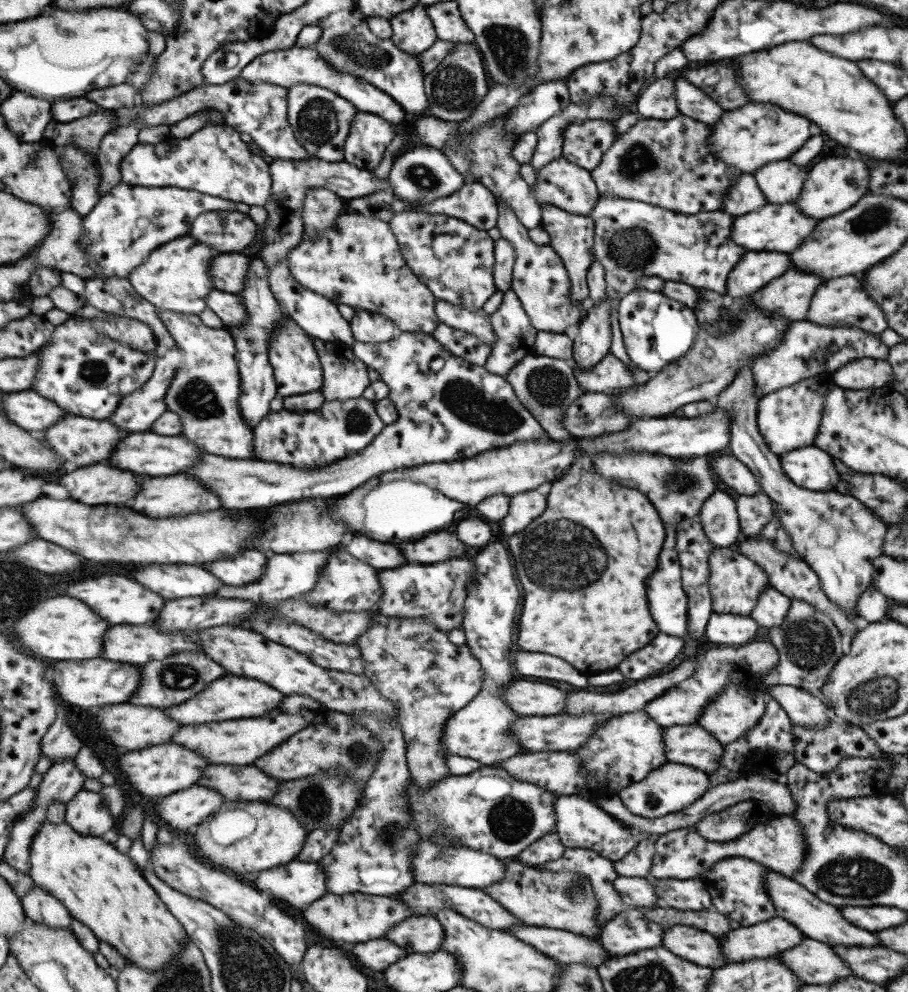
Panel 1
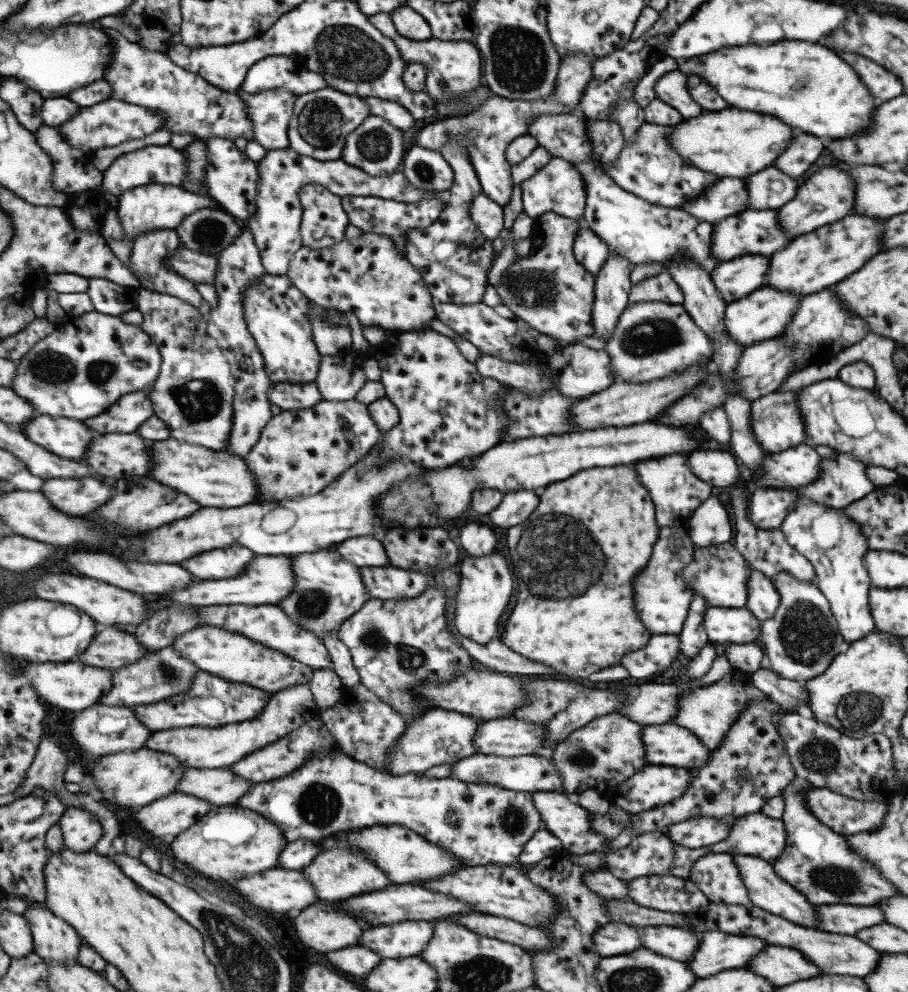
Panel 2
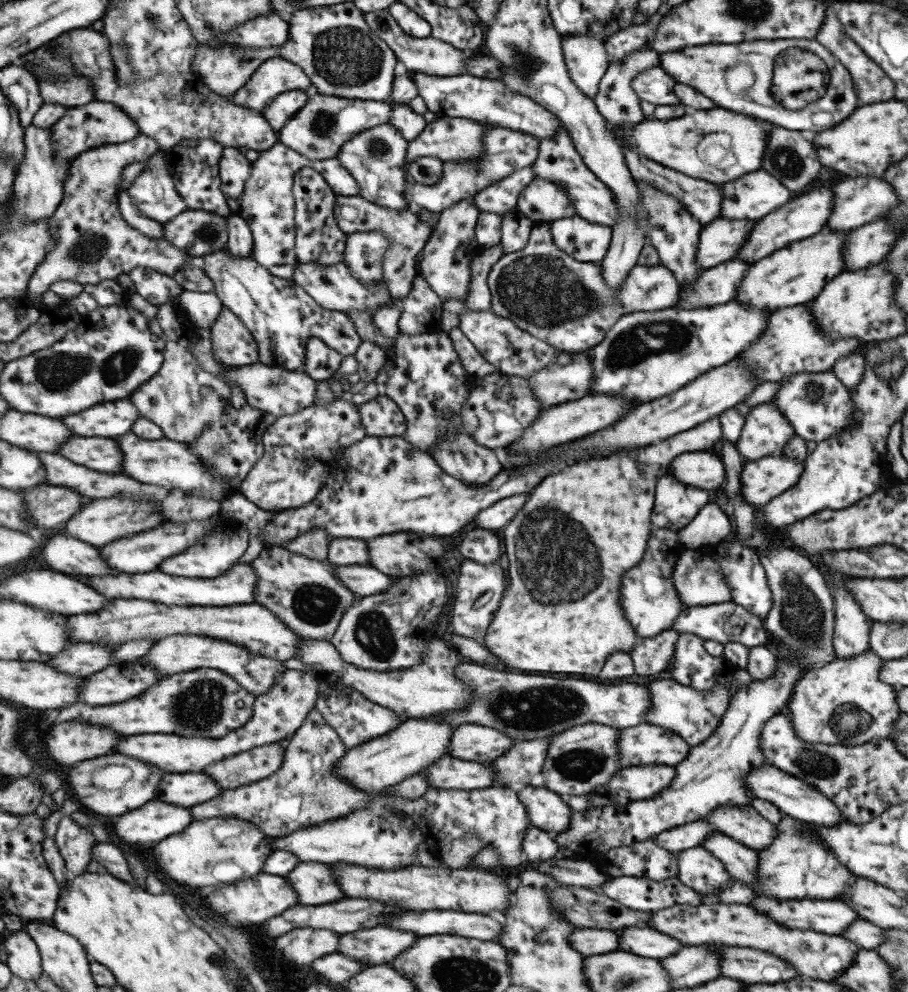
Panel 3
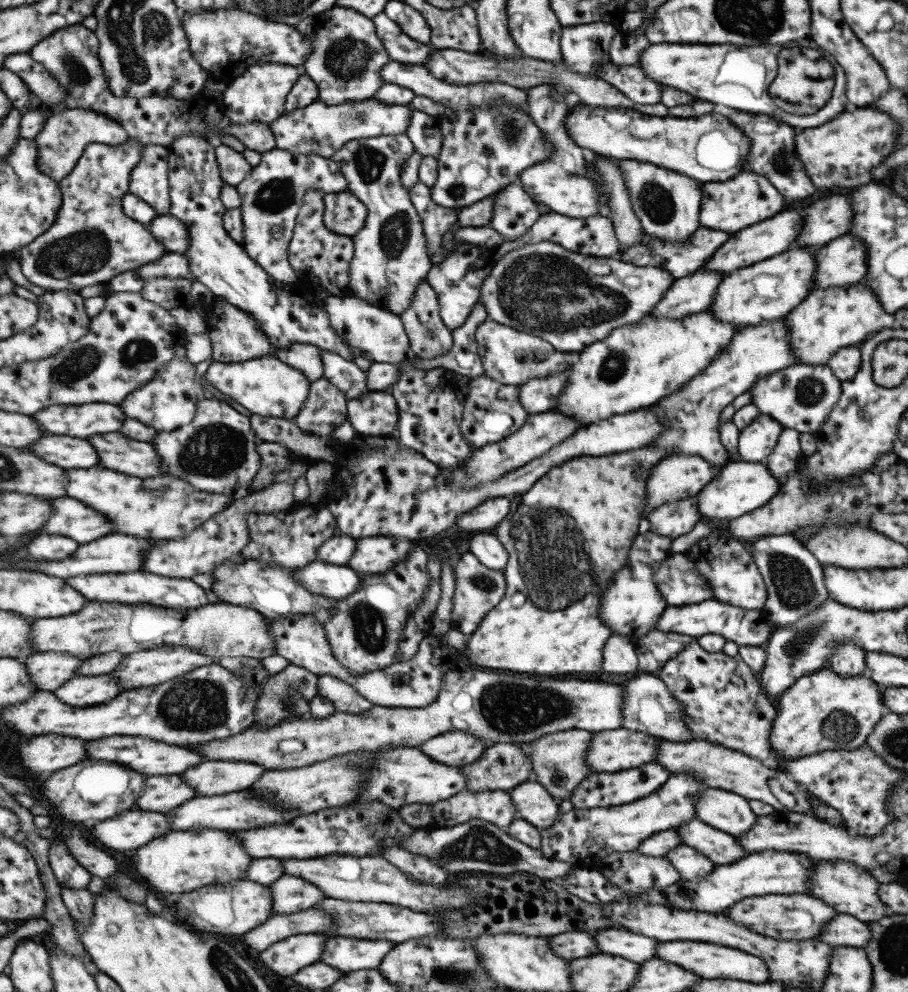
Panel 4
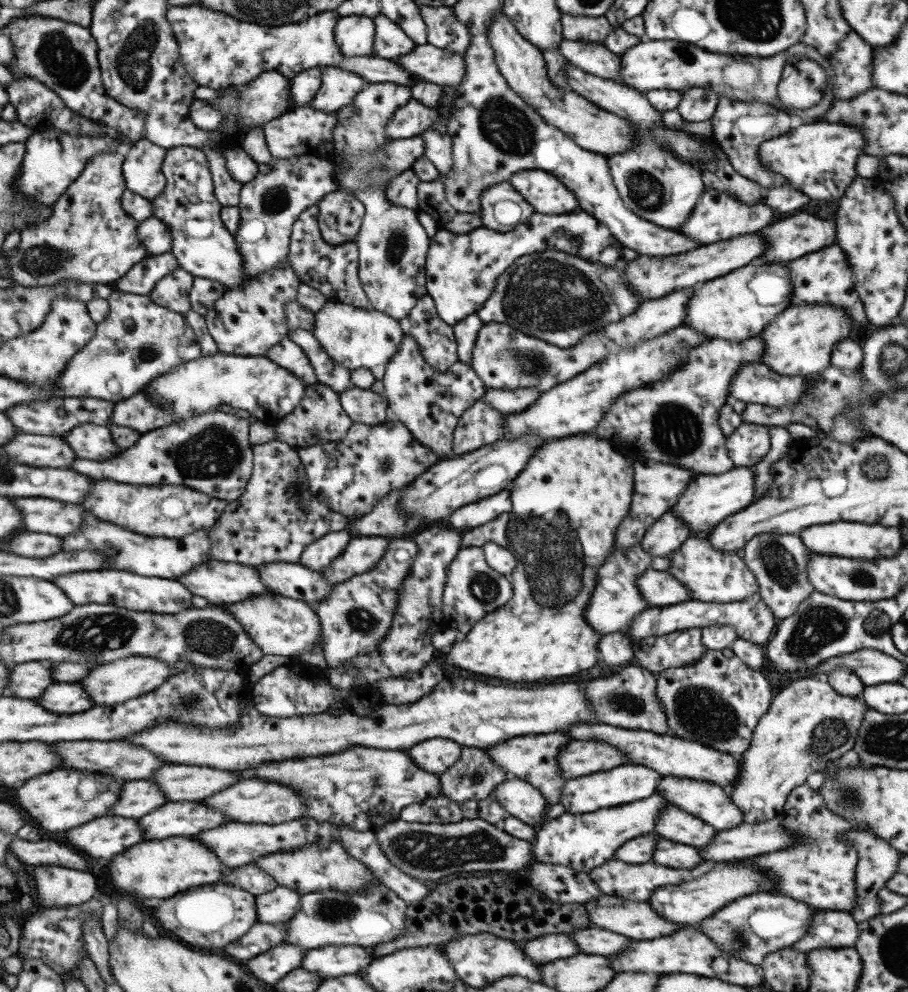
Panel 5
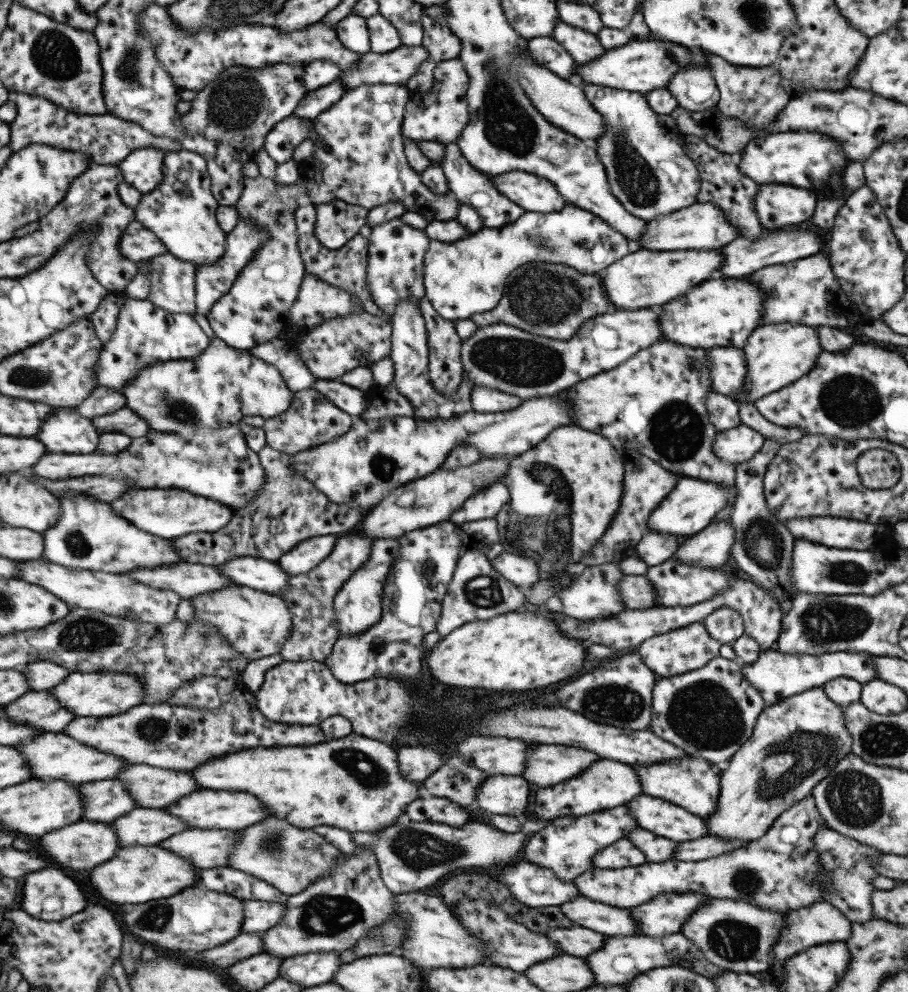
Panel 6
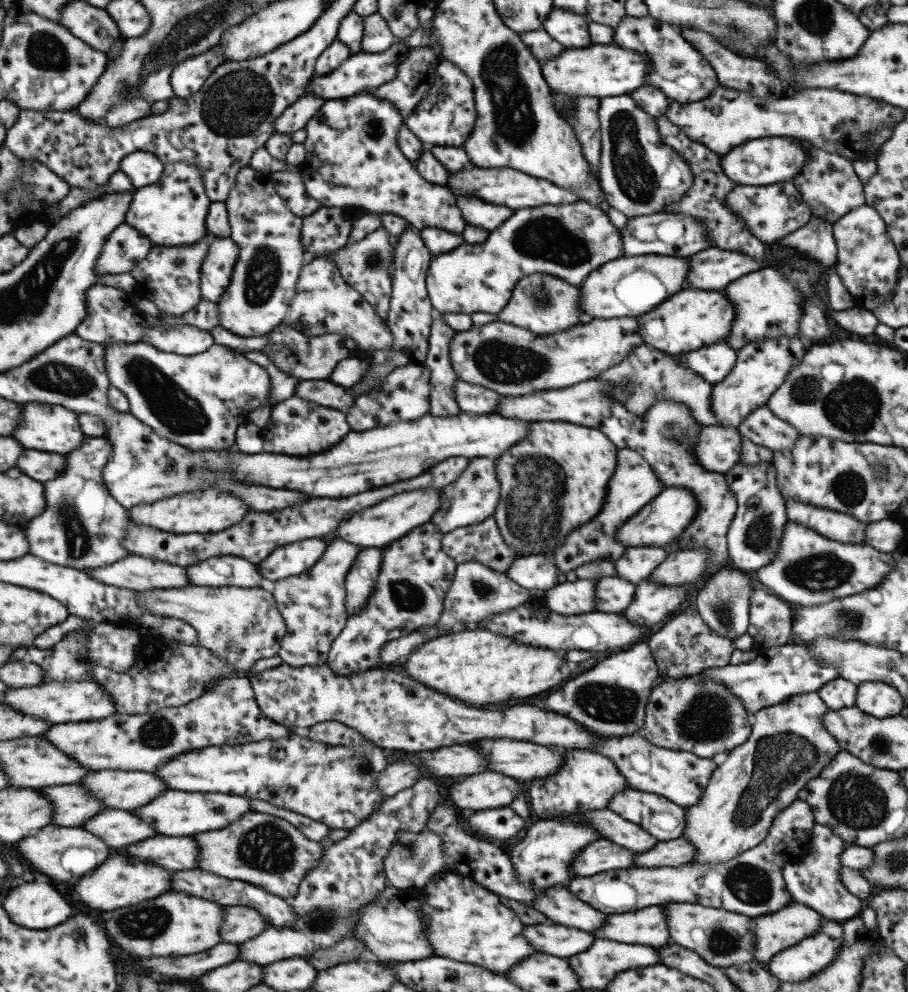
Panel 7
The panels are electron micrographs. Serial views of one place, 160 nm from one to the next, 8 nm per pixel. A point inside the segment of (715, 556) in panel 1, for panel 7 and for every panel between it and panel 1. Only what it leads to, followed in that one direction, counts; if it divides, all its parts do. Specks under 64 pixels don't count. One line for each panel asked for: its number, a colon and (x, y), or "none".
2: (718, 573)
3: (702, 584)
4: (677, 580)
5: (658, 588)
6: (636, 592)
7: (612, 594)

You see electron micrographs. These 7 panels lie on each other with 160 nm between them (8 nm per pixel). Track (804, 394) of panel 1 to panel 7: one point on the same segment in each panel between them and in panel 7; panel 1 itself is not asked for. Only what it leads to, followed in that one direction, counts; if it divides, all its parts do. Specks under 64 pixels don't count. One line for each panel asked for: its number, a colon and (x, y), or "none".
2: (776, 421)
3: (764, 432)
4: (755, 441)
5: (747, 445)
6: (740, 443)
7: (717, 448)

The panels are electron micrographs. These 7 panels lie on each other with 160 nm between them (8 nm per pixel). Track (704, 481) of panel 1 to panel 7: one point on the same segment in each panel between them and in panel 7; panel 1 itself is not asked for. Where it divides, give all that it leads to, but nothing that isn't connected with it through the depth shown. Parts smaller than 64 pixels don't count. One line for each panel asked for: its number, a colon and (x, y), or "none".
2: (677, 491)
3: (675, 505)
4: (673, 519)
5: (666, 534)
6: (653, 548)
7: (636, 563)

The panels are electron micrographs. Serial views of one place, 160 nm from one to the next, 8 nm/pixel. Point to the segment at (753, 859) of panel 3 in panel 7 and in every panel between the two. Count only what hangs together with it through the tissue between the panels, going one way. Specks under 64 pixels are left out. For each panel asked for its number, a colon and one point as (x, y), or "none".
4: (719, 848)
5: (672, 823)
6: (662, 818)
7: (663, 819)

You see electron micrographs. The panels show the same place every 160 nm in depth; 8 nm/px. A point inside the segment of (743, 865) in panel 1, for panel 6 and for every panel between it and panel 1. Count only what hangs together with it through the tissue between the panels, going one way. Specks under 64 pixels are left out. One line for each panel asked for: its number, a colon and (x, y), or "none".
2: (716, 875)
3: (697, 869)
4: (691, 866)
5: (668, 853)
6: (656, 849)

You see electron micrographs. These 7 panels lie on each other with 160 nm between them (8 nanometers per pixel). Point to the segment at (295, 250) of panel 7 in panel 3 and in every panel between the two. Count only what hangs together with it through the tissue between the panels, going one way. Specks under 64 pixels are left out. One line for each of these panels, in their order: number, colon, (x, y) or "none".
3: (232, 344)
4: (234, 336)
5: (247, 321)
6: (255, 308)

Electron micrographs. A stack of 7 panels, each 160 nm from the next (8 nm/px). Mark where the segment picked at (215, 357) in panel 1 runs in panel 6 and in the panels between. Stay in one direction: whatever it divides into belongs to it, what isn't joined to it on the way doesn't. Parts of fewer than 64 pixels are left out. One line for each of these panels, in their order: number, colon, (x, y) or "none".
2: (193, 392)
3: (172, 400)
4: (169, 401)
5: (139, 413)
6: (124, 421)

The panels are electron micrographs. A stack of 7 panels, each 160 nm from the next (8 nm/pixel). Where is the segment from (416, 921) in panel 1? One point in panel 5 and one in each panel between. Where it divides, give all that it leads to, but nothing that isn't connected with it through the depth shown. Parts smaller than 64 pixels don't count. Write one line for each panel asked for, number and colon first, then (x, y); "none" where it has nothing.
2: (403, 939)
3: (378, 945)
4: (345, 955)
5: (328, 962)

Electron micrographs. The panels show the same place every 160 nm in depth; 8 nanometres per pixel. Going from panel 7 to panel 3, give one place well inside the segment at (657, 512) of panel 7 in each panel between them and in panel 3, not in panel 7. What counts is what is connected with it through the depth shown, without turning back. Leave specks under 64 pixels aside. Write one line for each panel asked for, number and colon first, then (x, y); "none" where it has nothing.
3: (762, 479)
4: (737, 488)
5: (709, 498)
6: (691, 505)

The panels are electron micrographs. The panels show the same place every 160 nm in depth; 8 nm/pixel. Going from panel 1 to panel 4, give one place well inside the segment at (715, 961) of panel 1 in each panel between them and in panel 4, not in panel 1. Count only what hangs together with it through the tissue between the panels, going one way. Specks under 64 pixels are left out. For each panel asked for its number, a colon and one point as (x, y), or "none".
2: (676, 943)
3: (645, 942)
4: (616, 941)

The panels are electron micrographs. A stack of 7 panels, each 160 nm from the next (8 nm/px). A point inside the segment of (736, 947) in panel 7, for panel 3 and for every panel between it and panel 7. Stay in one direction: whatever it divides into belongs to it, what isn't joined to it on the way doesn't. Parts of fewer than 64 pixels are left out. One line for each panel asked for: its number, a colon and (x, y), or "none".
3: (826, 916)
4: (780, 916)
5: (752, 926)
6: (737, 936)

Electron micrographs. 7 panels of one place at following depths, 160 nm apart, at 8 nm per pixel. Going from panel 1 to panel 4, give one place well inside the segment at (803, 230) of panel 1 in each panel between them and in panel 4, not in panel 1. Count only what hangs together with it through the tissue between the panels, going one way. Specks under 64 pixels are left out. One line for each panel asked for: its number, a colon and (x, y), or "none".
2: (747, 232)
3: (719, 240)
4: (679, 258)

